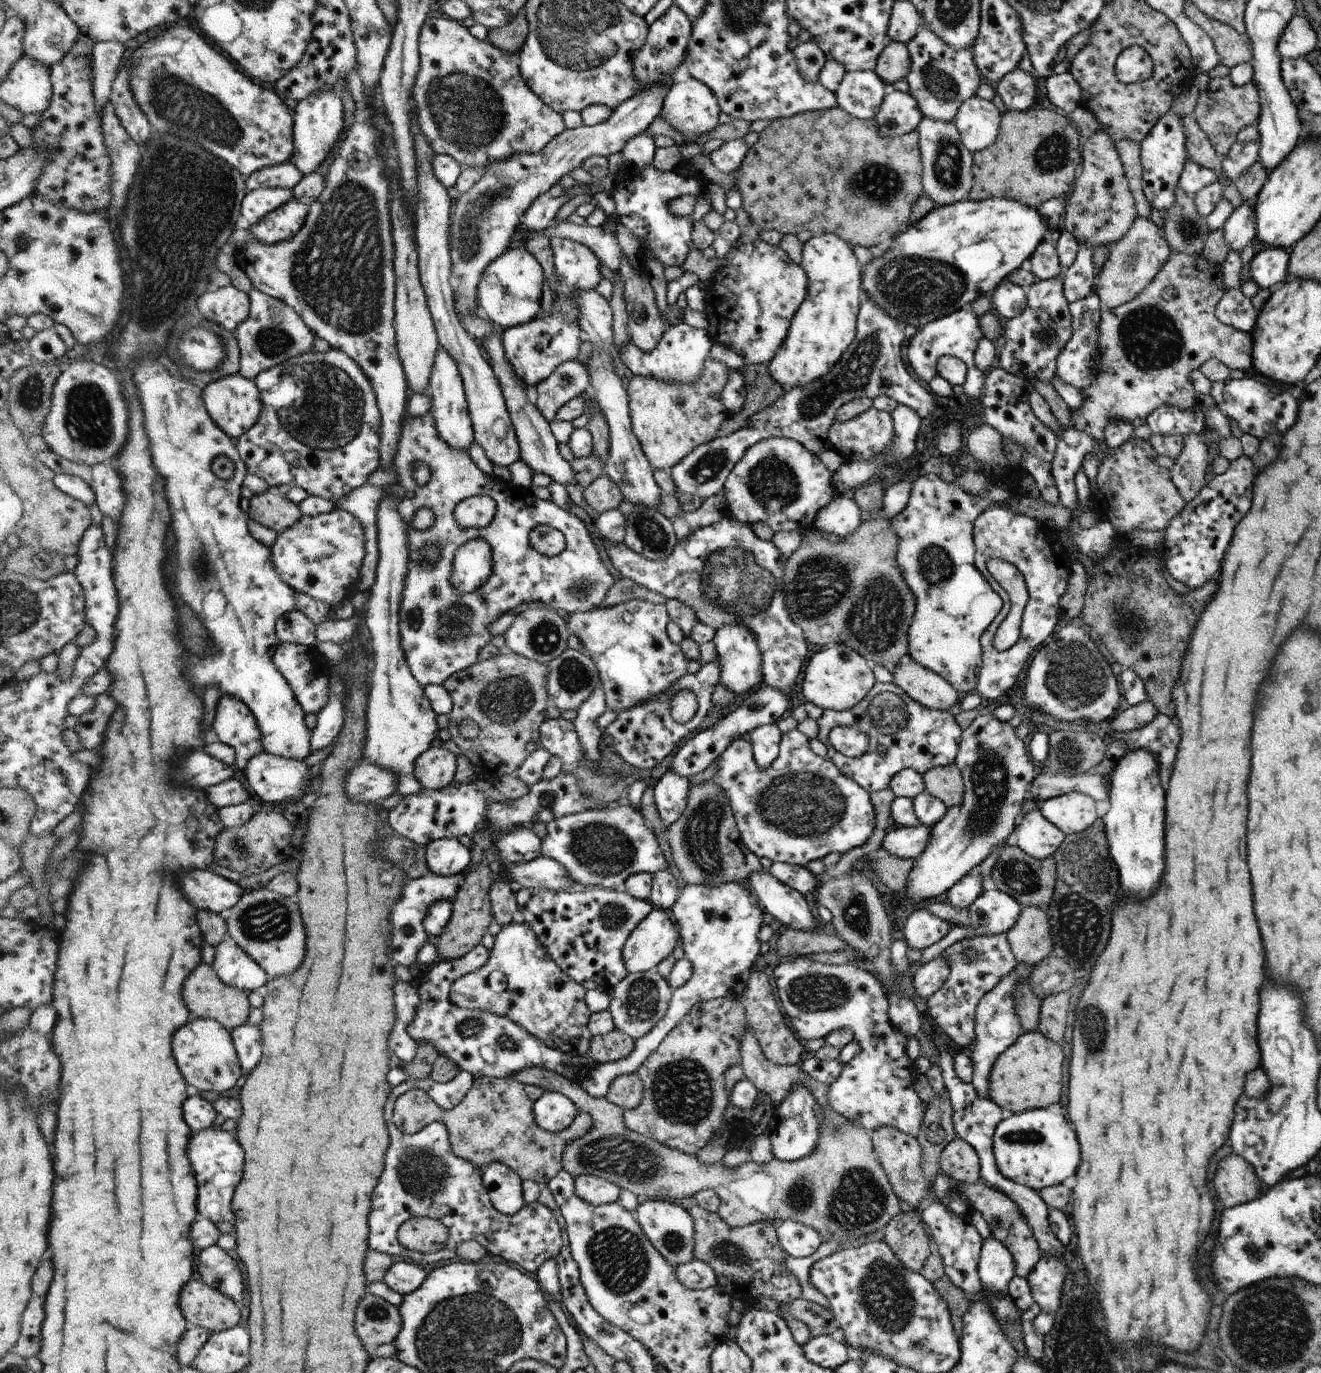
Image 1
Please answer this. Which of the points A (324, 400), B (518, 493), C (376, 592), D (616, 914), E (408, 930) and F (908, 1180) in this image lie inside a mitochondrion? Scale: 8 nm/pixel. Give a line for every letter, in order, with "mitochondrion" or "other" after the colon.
A: mitochondrion
B: other
C: other
D: mitochondrion
E: other
F: mitochondrion

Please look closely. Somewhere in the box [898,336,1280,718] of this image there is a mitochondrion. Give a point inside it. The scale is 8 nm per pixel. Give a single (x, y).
(1128, 621)

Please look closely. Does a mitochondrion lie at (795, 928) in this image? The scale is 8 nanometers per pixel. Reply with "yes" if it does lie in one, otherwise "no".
no

